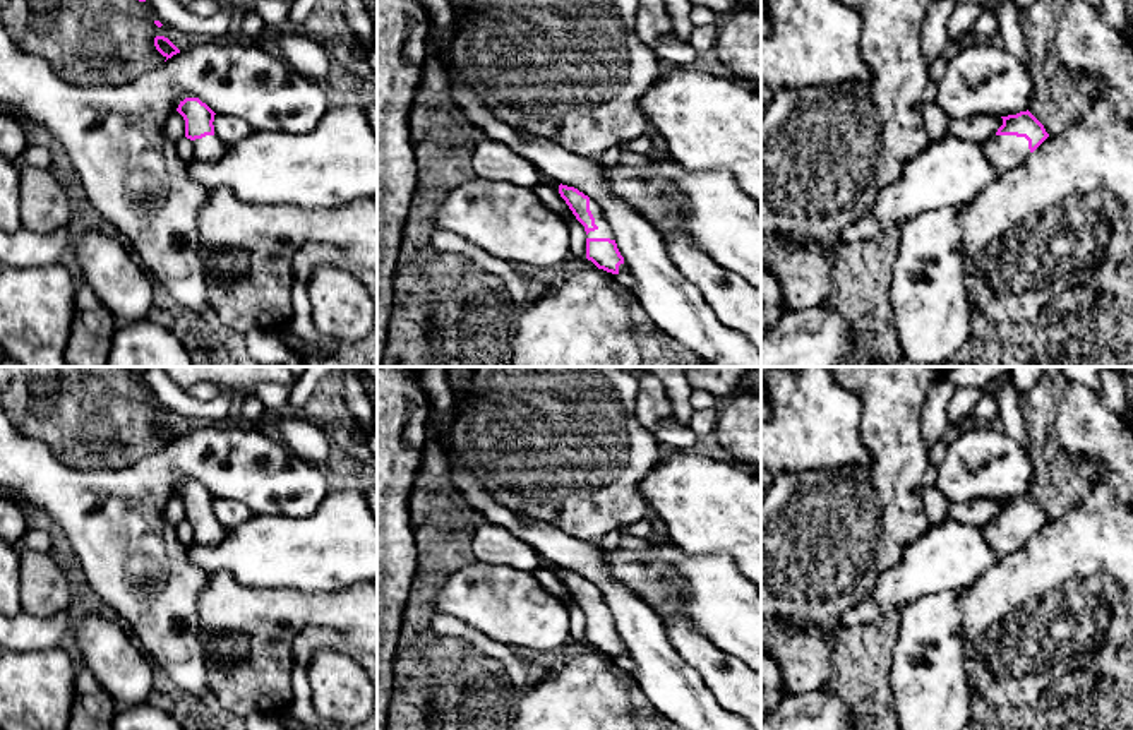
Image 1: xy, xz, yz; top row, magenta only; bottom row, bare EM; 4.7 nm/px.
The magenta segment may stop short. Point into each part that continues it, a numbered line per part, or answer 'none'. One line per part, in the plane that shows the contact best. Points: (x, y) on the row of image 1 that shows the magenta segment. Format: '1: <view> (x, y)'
1: xz (604, 230)

